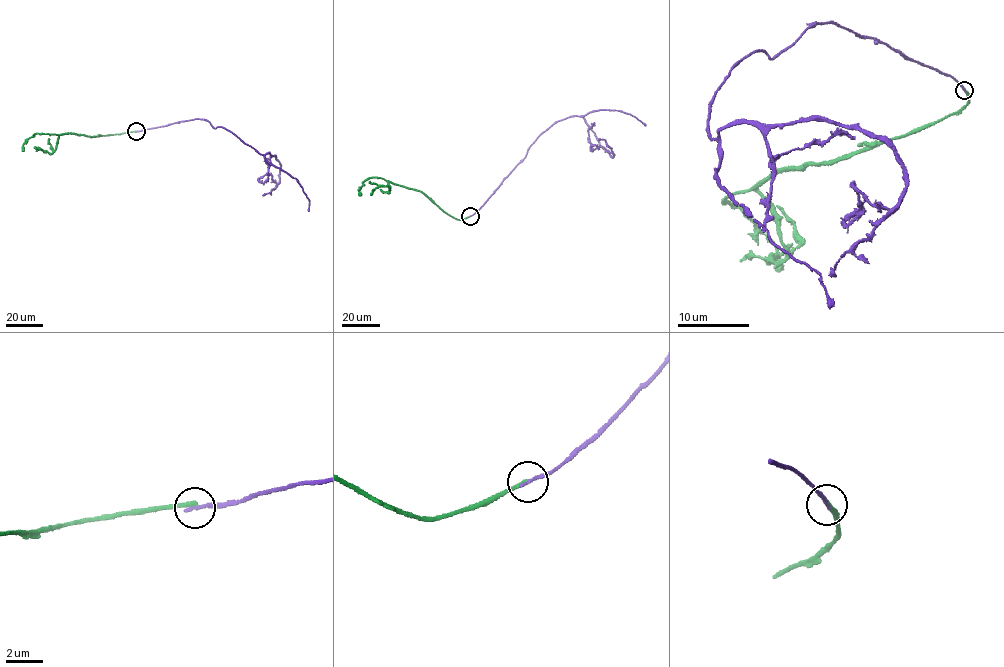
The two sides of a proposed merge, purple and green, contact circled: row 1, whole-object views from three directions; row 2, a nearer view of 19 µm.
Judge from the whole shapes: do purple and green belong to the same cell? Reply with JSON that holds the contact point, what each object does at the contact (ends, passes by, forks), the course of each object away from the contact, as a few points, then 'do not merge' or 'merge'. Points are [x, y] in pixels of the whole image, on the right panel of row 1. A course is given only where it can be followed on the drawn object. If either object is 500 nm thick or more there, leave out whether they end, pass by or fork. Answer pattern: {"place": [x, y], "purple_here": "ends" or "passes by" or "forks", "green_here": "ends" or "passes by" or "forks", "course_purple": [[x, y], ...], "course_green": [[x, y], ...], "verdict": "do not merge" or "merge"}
{"place": [964, 90], "purple_here": "ends", "green_here": "ends", "course_purple": [[963, 90], [815, 22], [717, 89], [712, 139], [886, 143], [904, 197], [853, 185], [845, 222], [864, 213]], "course_green": [[963, 90], [968, 102], [919, 129], [852, 155], [780, 171], [722, 200], [765, 233], [777, 252], [777, 272]], "verdict": "do not merge"}

